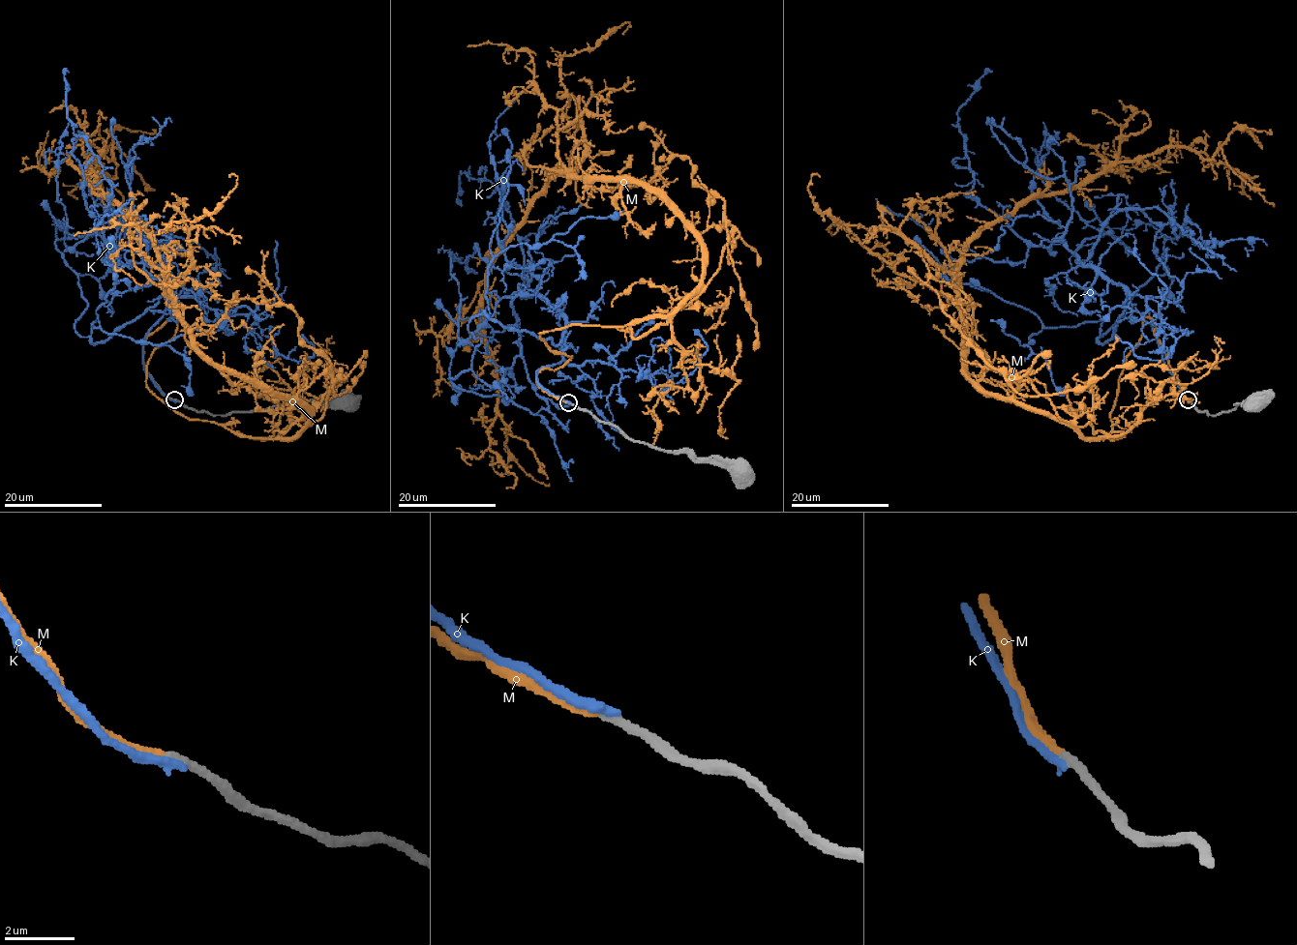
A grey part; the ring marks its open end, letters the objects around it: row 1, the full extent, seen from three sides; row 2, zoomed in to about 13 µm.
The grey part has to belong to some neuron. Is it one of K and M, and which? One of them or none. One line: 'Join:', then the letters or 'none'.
Join: M

